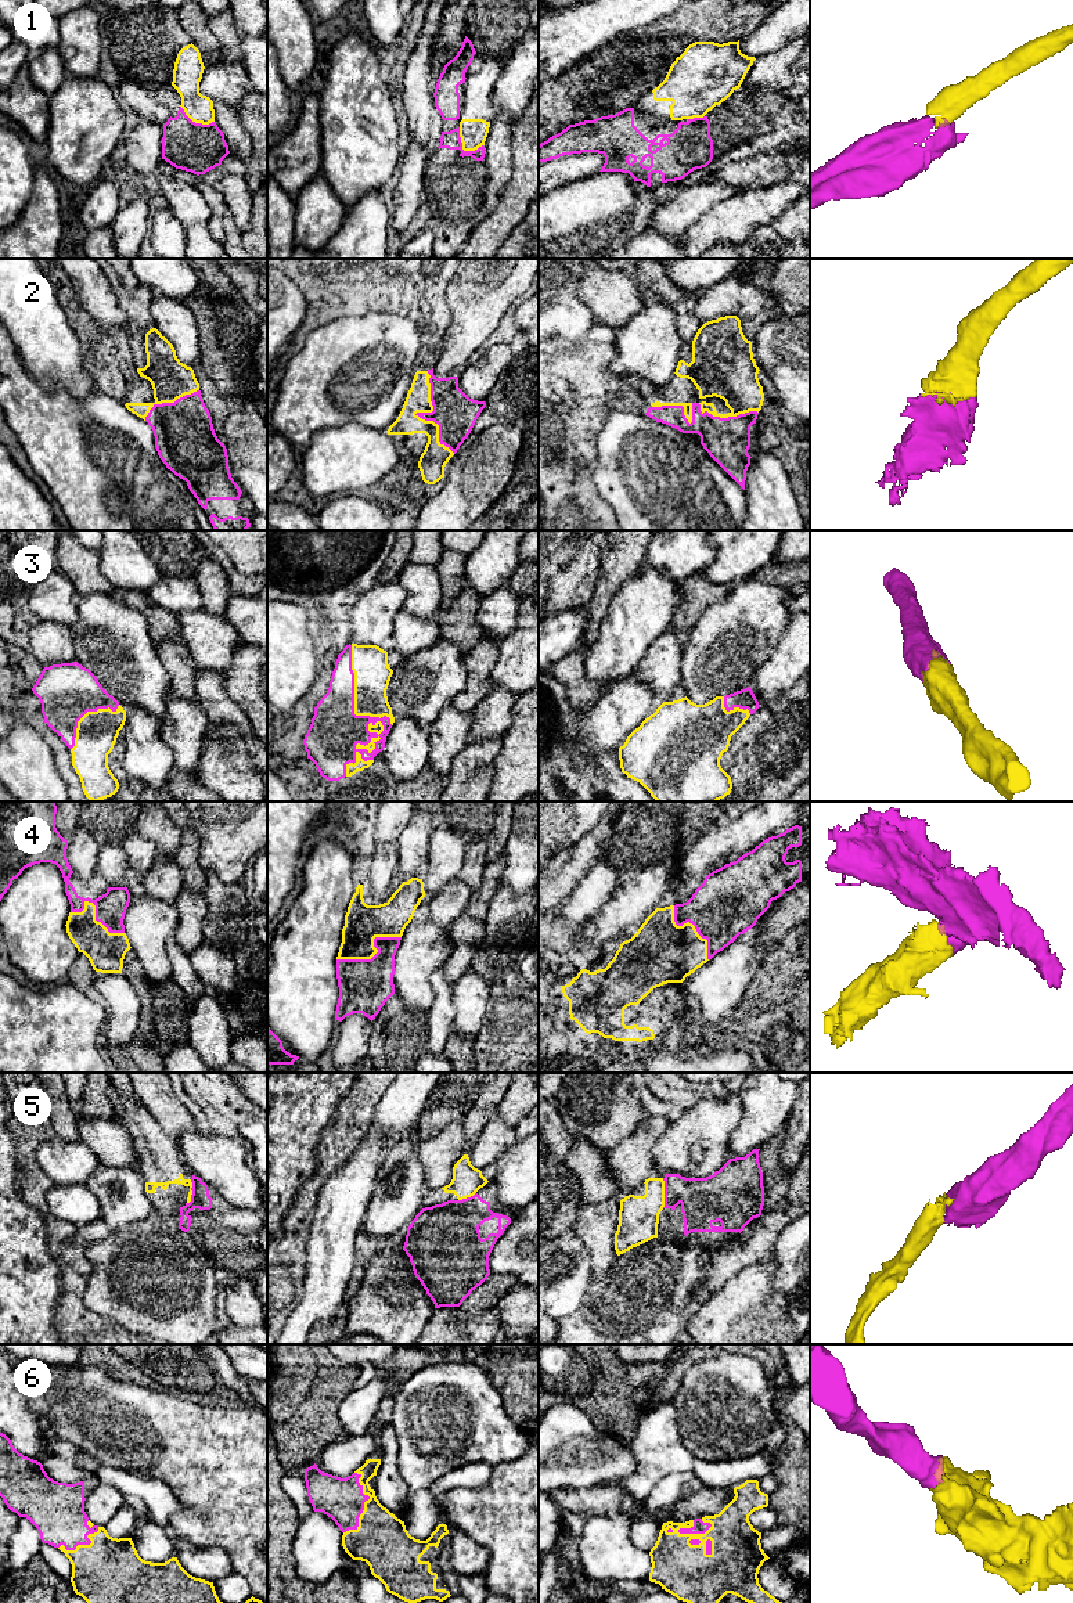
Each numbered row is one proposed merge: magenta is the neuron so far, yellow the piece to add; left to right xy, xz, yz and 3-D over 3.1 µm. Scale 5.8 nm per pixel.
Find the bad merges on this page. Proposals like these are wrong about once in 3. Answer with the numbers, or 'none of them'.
1, 5

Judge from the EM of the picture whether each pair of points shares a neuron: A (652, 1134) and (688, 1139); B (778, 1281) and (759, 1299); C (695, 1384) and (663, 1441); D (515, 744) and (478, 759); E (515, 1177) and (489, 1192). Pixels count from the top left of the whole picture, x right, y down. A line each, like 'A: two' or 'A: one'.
A: two
B: two
C: two
D: two
E: two

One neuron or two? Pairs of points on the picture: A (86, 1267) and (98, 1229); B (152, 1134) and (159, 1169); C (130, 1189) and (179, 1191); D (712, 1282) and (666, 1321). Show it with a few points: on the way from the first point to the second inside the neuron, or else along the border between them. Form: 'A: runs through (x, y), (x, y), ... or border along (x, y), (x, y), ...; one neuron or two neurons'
A: runs through (80, 1257), (80, 1246), (89, 1238); one neuron
B: runs through (152, 1142), (159, 1160); one neuron
C: border along (139, 1171), (147, 1193); two neurons
D: border along (706, 1267), (692, 1297); two neurons

